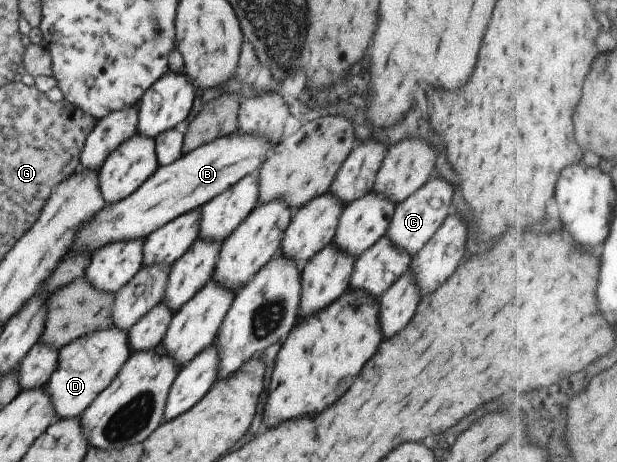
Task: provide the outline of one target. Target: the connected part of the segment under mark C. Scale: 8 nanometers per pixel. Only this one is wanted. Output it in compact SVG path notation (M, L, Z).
M430 177L414 193L411 193L403 202L395 205L392 217L389 219L386 236L399 250L409 253L411 257L434 235L448 216L452 187L440 177Z

